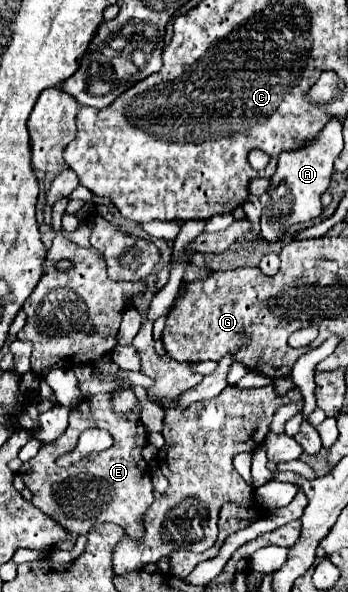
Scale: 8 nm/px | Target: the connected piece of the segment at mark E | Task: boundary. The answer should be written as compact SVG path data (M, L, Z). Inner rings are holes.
M110 393L84 397L76 407L72 407L66 433L52 445L42 445L34 459L22 463L20 475L24 479L24 485L32 491L32 503L70 531L70 539L62 541L58 549L70 551L80 535L88 535L94 523L104 521L126 527L128 535L136 539L144 535L140 519L154 501L154 487L150 481L148 463L142 459L142 449L148 443L148 431L140 419L140 411L142 405L136 403L136 409L126 415L118 415L112 409ZM90 427L106 429L114 439L112 447L102 453L90 453L74 465L58 467L56 459L70 453L76 447L82 431Z

